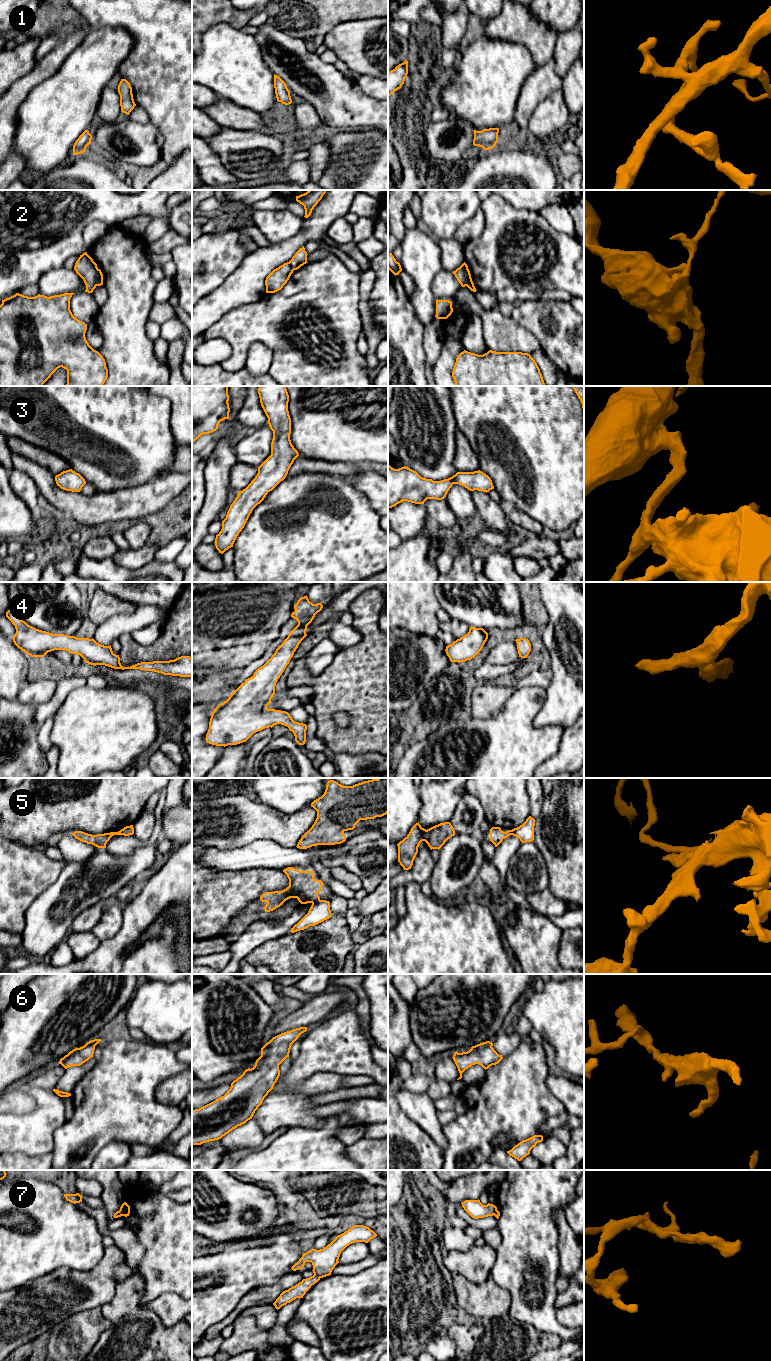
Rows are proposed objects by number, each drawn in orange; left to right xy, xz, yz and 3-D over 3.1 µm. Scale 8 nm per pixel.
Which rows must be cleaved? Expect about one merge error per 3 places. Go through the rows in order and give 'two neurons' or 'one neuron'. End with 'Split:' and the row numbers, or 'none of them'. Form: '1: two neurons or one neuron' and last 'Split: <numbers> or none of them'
1: one neuron
2: two neurons
3: one neuron
4: one neuron
5: two neurons
6: one neuron
7: two neurons
Split: 2, 5, 7

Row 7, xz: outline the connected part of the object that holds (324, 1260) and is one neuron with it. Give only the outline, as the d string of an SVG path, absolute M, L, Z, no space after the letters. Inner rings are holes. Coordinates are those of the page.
M353 1225L344 1233L338 1235L330 1244L320 1250L311 1249L303 1253L297 1263L292 1266L292 1270L302 1269L306 1262L313 1265L313 1273L319 1278L331 1275L332 1270L339 1263L341 1252L350 1244L355 1242L368 1243L377 1234L364 1225Z

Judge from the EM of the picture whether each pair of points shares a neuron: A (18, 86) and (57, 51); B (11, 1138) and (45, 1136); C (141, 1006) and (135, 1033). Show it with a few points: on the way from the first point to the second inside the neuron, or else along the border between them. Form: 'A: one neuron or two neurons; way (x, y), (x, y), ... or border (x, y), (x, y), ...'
A: one neuron; way (28, 82), (50, 61)
B: one neuron; way (19, 1136), (37, 1136)
C: two neurons; border (124, 1028), (138, 1028), (146, 1038)

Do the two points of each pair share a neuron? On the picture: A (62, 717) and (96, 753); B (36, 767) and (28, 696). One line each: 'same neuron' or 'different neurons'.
A: same neuron
B: different neurons

